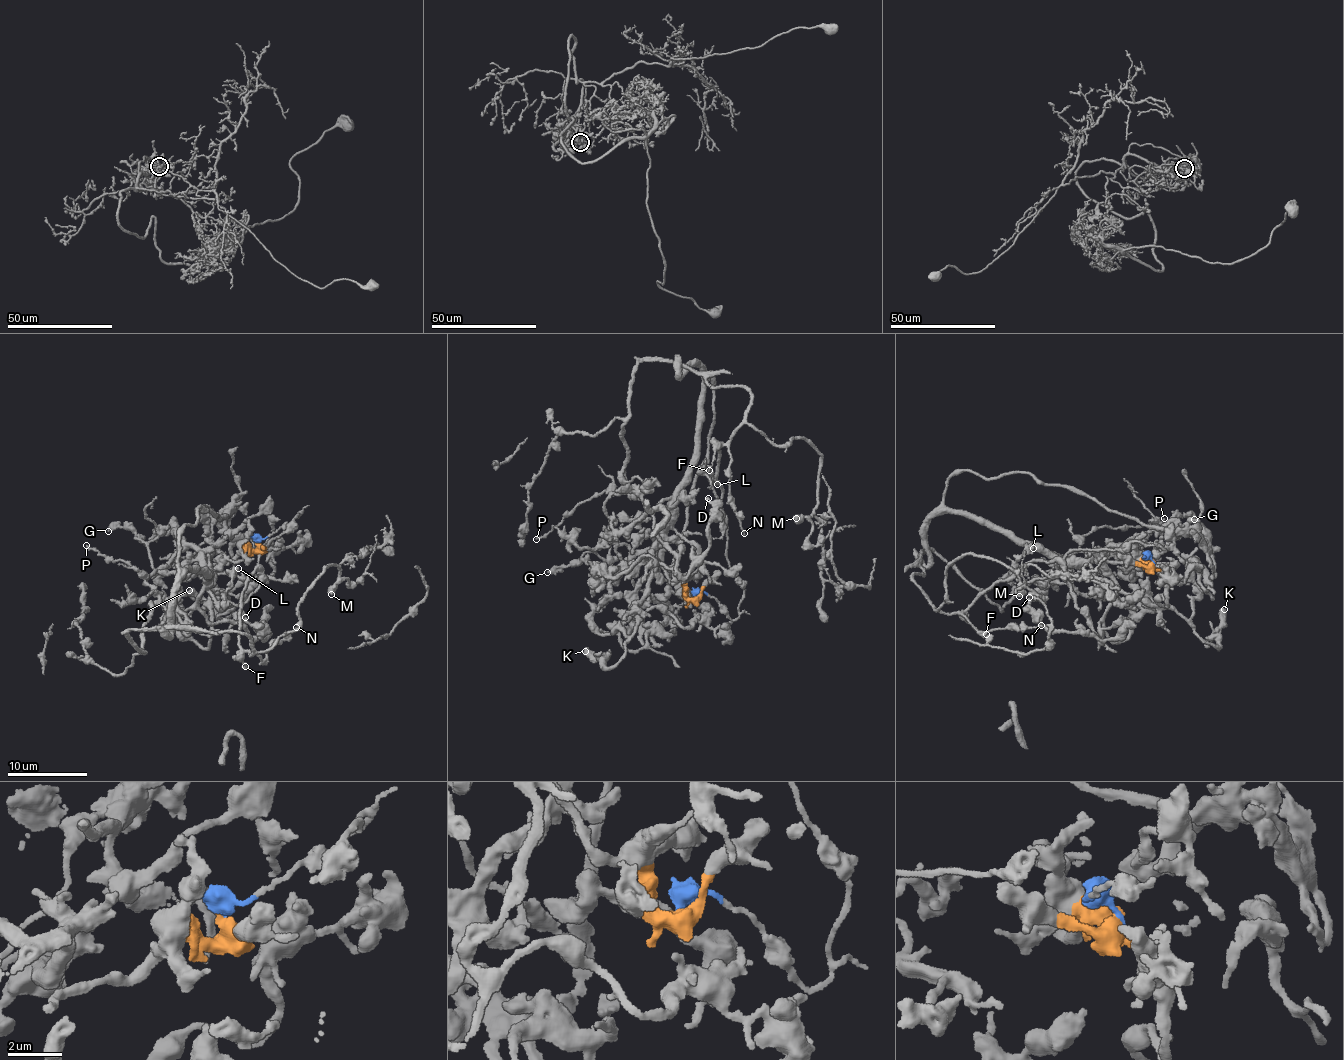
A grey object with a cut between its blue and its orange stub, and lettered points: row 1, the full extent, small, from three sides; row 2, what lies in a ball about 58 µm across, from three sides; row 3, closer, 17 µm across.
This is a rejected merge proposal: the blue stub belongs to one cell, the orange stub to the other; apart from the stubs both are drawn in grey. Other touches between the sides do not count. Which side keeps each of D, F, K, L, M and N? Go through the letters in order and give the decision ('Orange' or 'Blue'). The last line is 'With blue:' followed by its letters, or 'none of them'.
D: Orange
F: Blue
K: Orange
L: Blue
M: Blue
N: Blue
With blue: F, L, M, N

